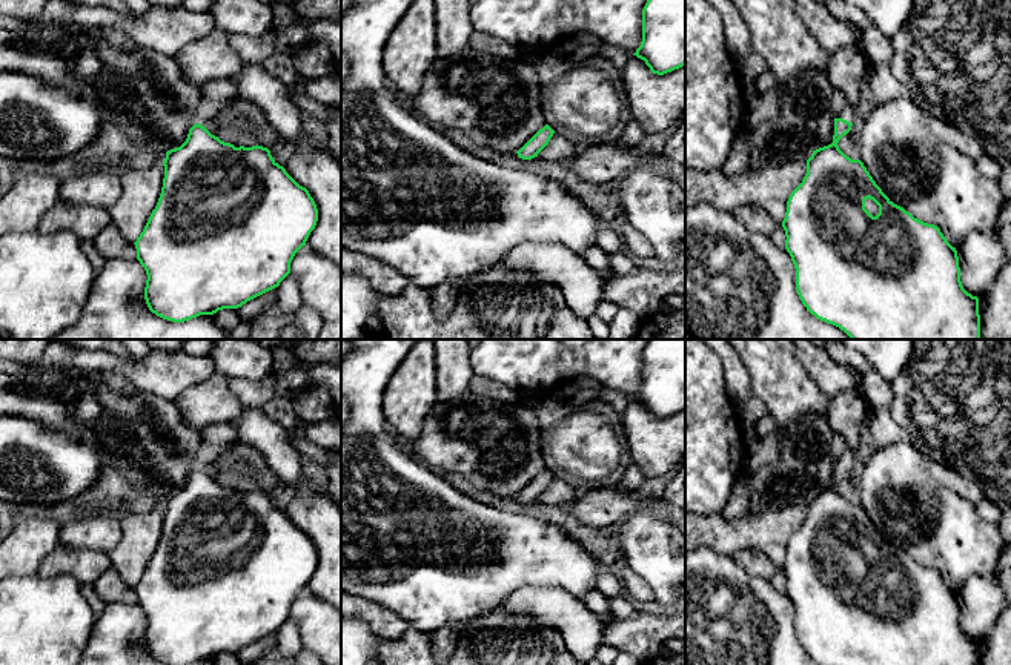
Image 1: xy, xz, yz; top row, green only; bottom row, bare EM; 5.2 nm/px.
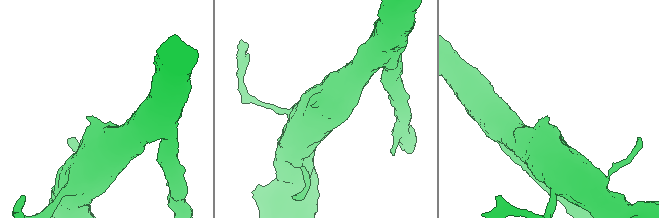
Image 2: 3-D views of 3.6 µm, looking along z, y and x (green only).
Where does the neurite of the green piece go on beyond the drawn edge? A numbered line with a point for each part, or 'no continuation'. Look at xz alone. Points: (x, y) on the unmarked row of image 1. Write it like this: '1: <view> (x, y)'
no continuation

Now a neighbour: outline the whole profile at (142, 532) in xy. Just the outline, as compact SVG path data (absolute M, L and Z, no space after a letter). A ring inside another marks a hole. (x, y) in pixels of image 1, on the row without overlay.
M163 507L129 514L121 521L123 538L108 553L121 581L135 587L155 553L164 522Z

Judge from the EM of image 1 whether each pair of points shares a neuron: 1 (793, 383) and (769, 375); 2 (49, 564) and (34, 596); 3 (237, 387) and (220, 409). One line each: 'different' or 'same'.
1: same
2: different
3: different

